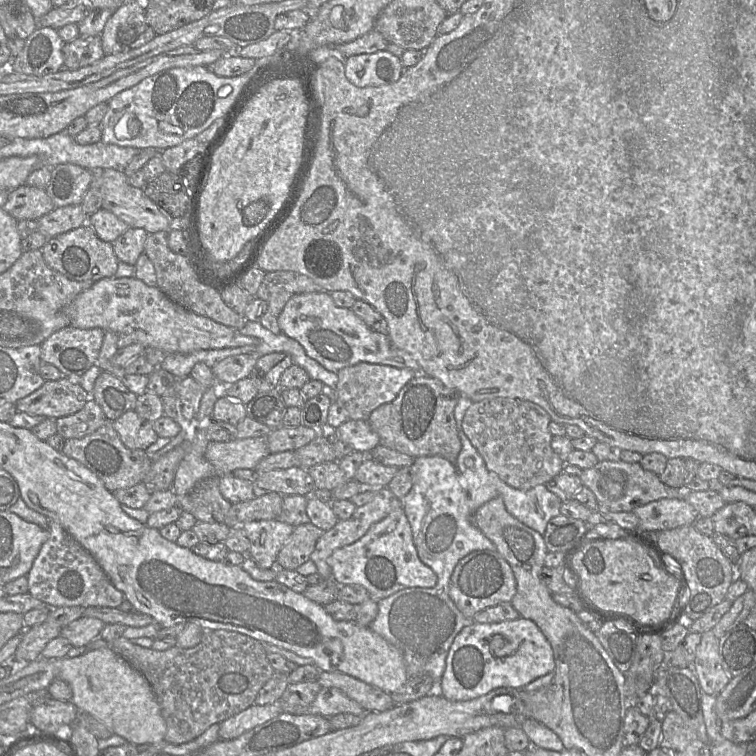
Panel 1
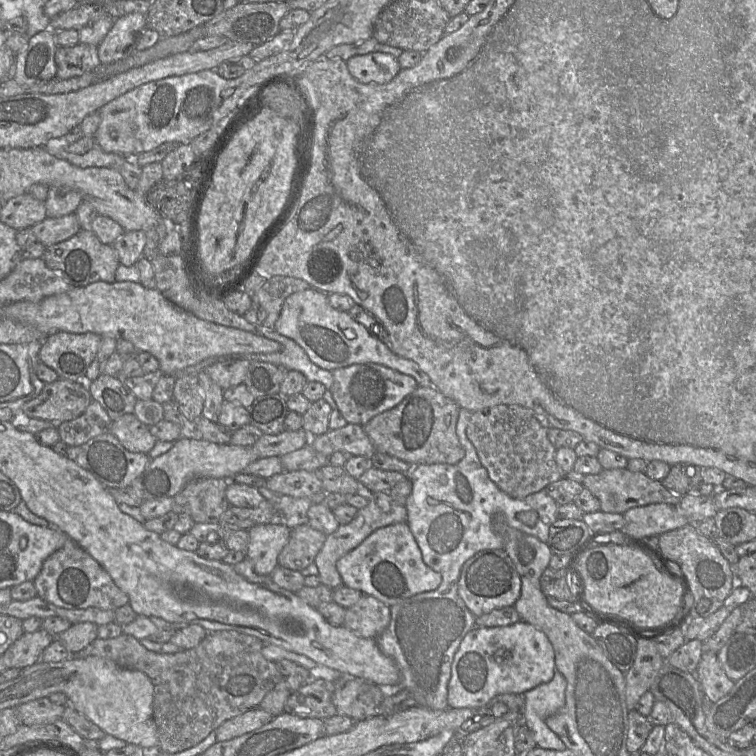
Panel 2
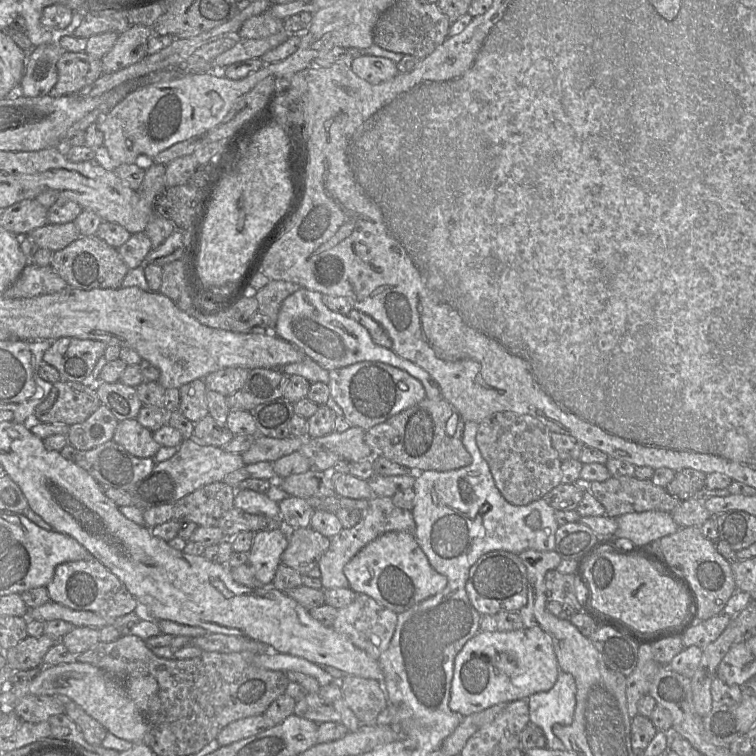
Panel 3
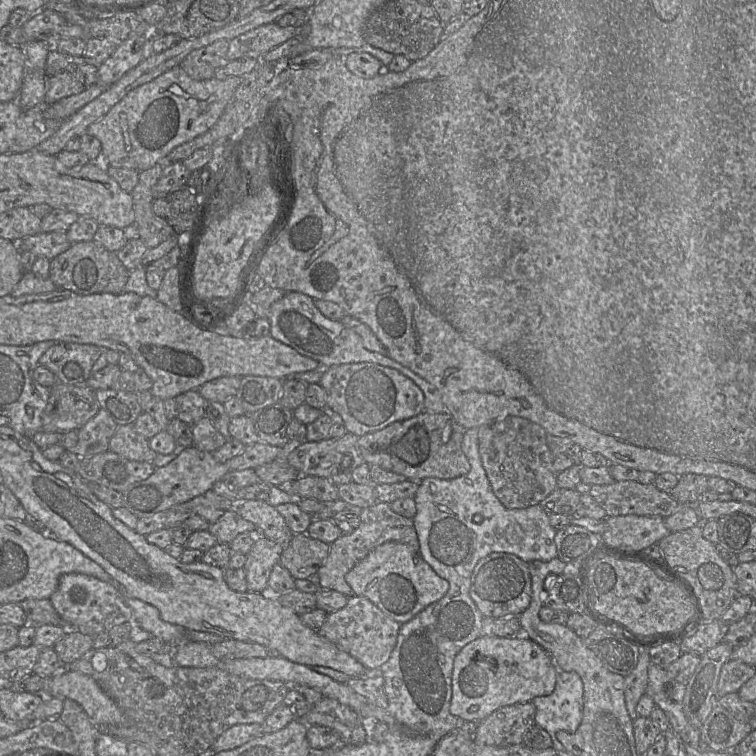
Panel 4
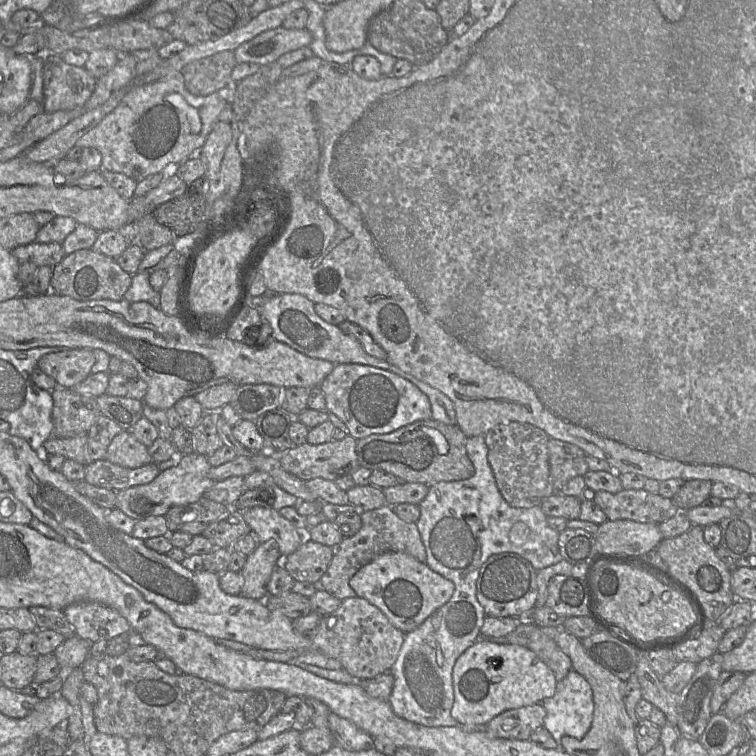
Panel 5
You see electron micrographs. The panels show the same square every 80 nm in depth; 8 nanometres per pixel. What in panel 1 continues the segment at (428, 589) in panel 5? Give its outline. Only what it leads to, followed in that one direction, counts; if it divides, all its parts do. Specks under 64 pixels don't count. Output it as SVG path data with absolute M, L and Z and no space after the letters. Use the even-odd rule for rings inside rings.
M401 506L392 511L388 516L373 524L364 536L356 542L339 548L328 558L331 567L332 579L340 586L360 585L370 594L372 599L381 600L392 594L410 587L432 588L437 583L436 573L419 558L417 549L413 542L413 535L409 521Z

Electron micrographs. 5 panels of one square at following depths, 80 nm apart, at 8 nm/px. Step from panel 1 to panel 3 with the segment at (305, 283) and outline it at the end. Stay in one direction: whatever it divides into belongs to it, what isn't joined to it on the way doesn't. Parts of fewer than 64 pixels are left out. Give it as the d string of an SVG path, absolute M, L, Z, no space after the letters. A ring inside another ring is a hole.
M270 280L257 292L252 292L258 303L258 311L269 317L272 334L282 302L300 289L298 284L284 280Z

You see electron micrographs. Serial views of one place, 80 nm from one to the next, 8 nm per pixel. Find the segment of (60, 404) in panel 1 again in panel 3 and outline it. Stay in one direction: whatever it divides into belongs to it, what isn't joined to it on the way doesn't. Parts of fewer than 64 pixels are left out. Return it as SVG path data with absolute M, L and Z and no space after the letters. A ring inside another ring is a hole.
M59 380L37 406L34 417L41 423L71 426L84 422L100 405L94 387L80 382Z

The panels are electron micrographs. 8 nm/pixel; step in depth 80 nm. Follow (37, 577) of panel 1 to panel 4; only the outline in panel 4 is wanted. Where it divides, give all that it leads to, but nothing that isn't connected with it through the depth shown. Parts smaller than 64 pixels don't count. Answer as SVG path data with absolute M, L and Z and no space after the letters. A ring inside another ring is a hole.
M80 573L62 575L57 590L49 600L69 630L77 630L92 637L109 632L114 626L125 622L131 622L132 626L137 623L117 585L89 575Z

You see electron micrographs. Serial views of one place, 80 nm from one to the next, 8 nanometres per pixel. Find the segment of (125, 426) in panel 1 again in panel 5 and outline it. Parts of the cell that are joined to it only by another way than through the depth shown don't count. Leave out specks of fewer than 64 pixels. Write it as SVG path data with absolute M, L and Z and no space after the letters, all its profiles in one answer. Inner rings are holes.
M122 430L113 438L105 459L125 468L139 468L152 462L148 448L129 430Z

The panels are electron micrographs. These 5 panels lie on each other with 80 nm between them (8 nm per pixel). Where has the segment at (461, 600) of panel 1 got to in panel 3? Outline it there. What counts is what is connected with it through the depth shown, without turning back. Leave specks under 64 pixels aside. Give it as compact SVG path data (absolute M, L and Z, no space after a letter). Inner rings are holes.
M500 550L488 552L470 568L465 588L471 604L481 615L519 611L528 600L526 567L515 553Z

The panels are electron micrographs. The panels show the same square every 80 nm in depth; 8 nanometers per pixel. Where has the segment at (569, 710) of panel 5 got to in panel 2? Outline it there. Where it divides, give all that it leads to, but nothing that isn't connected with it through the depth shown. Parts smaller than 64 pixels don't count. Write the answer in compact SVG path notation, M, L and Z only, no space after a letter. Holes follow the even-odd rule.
M556 670L551 681L540 684L523 694L525 709L524 724L531 732L537 747L563 751L565 744L546 724L546 719L559 713L565 705L567 681Z

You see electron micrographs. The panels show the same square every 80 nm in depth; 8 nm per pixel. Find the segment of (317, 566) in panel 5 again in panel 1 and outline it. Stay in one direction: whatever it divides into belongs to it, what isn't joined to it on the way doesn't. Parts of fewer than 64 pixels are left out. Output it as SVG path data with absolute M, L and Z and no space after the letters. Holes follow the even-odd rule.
M310 522L296 526L291 537L278 553L276 568L296 570L310 560L316 543L323 533L323 530Z

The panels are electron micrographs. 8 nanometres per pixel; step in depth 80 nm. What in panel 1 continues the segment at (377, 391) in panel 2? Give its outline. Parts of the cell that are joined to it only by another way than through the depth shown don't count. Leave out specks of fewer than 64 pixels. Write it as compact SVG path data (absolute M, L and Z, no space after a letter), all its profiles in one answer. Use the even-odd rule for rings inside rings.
M361 362L341 369L337 374L338 383L334 389L334 400L347 411L349 419L367 420L376 408L397 397L400 390L415 376L415 371L409 368Z

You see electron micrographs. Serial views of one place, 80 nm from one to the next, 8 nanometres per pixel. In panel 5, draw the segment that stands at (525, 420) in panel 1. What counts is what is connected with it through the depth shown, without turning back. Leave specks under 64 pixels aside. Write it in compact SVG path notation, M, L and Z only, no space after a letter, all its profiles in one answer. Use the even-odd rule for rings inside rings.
M523 422L498 425L484 435L488 462L497 487L505 501L515 508L540 506L551 494L548 461L549 435L542 429Z

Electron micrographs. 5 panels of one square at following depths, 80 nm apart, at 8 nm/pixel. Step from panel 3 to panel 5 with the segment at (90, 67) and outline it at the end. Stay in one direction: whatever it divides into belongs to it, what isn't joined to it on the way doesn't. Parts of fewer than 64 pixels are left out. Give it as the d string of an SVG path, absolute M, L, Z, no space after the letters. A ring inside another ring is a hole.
M43 54L43 57L42 110L54 113L84 106L97 79L85 67L67 64L59 55Z

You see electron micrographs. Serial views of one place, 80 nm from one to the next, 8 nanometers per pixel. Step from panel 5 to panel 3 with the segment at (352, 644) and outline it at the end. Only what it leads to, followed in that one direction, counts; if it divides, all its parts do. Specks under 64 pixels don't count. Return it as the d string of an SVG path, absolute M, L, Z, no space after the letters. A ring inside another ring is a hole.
M357 594L351 604L338 610L332 628L378 661L381 654L389 647L396 628L397 616L398 614L380 605L372 597Z

